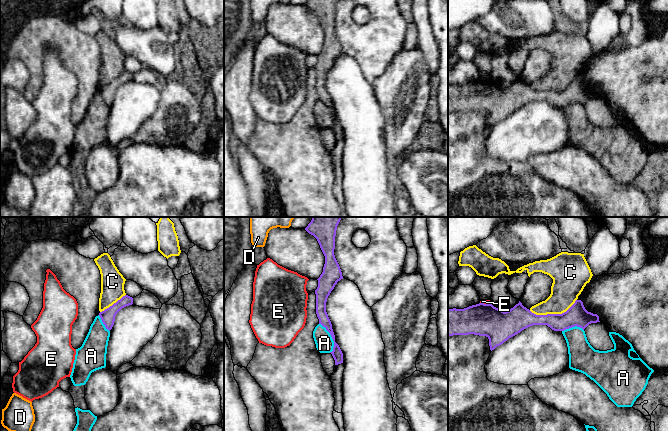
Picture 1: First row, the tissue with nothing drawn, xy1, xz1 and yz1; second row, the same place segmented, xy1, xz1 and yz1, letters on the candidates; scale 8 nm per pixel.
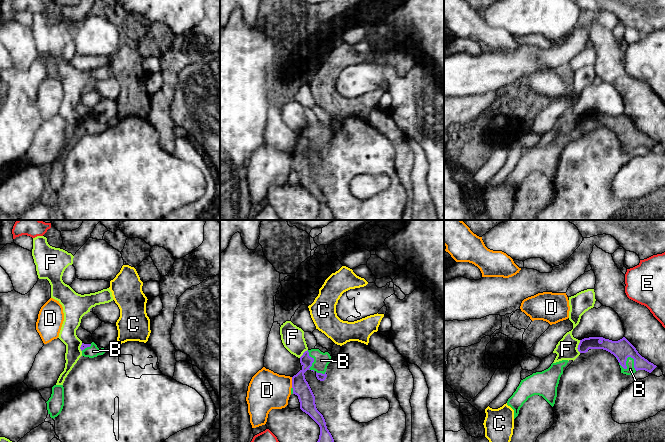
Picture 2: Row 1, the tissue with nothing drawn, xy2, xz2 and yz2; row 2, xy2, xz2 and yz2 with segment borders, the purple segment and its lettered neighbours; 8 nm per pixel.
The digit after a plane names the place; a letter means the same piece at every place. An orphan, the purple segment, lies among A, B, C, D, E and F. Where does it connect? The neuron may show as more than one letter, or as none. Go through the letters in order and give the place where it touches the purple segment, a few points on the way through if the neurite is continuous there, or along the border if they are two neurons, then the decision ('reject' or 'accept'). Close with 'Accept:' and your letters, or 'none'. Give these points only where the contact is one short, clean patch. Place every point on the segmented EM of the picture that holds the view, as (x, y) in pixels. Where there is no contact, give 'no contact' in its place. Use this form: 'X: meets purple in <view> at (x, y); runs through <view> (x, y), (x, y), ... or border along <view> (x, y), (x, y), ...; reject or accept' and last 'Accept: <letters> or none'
A: meets purple in xz1 at (331, 336); border along xz1 (319, 323), (329, 333), (333, 341), (333, 350), (331, 352); reject
B: meets purple in yz2 at (627, 357); accept
C: meets purple in yz1 at (553, 314); reject
D: meets purple in xz2 at (292, 382); border along xz2 (291, 377), (292, 387); reject
E: meets purple in yz1 at (485, 304); border along yz1 (480, 302), (490, 304); reject
F: meets purple in yz2 at (578, 346); border along yz2 (580, 340), (577, 346), (579, 352); reject
Accept: B

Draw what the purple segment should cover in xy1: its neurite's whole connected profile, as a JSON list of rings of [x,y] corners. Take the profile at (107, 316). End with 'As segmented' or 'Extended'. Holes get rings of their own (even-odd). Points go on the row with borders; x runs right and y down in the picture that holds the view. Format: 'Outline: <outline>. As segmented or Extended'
Outline: [[[125,295],[120,300],[118,300],[116,303],[114,303],[112,306],[100,312],[99,316],[103,324],[105,325],[106,329],[110,331],[114,325],[116,314],[122,308],[132,305],[132,304],[133,304],[133,298],[128,295]]]. As segmented

